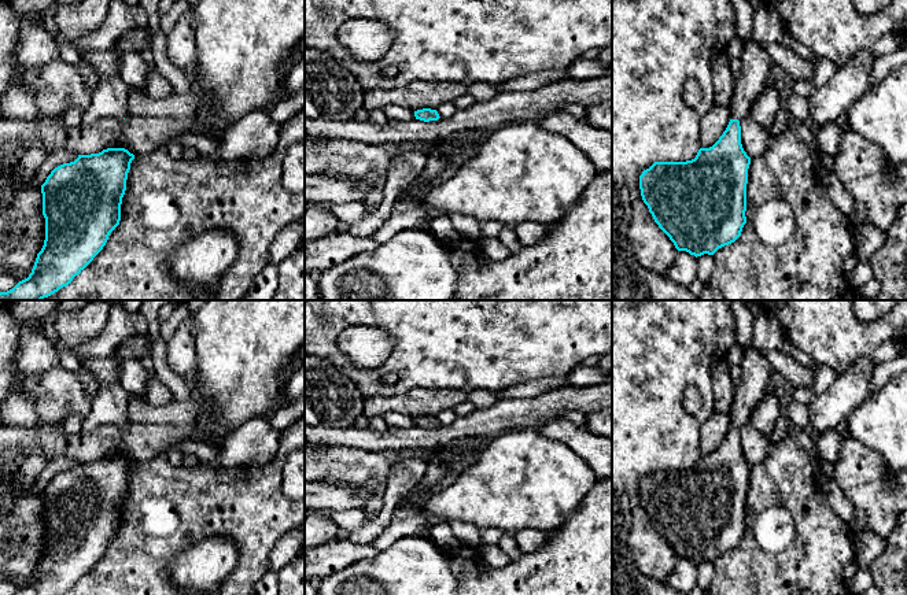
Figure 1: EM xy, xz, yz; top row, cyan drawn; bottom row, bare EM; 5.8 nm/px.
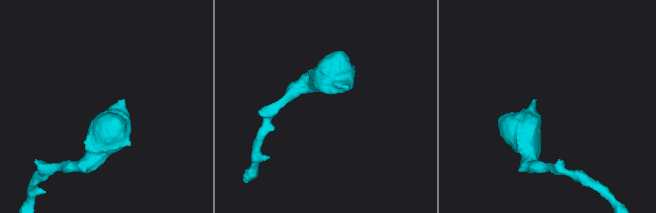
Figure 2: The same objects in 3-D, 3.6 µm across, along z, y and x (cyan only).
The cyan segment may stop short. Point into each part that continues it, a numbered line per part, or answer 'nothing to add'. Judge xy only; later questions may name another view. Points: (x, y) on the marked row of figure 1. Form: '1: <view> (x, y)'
nothing to add

